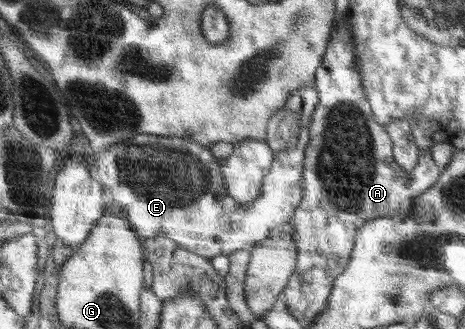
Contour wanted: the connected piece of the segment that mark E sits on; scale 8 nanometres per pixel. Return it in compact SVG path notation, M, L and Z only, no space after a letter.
M314 84L302 86L292 92L285 106L269 119L265 141L272 150L274 161L263 179L262 193L246 206L237 204L227 194L221 160L216 159L207 146L175 135L138 134L105 150L95 151L95 178L109 188L114 200L124 208L124 217L137 236L154 238L163 235L183 249L209 260L220 255L228 256L237 250L251 250L257 242L271 238L277 228L289 223L294 209L301 204L304 154L310 139L310 124L317 101Z

